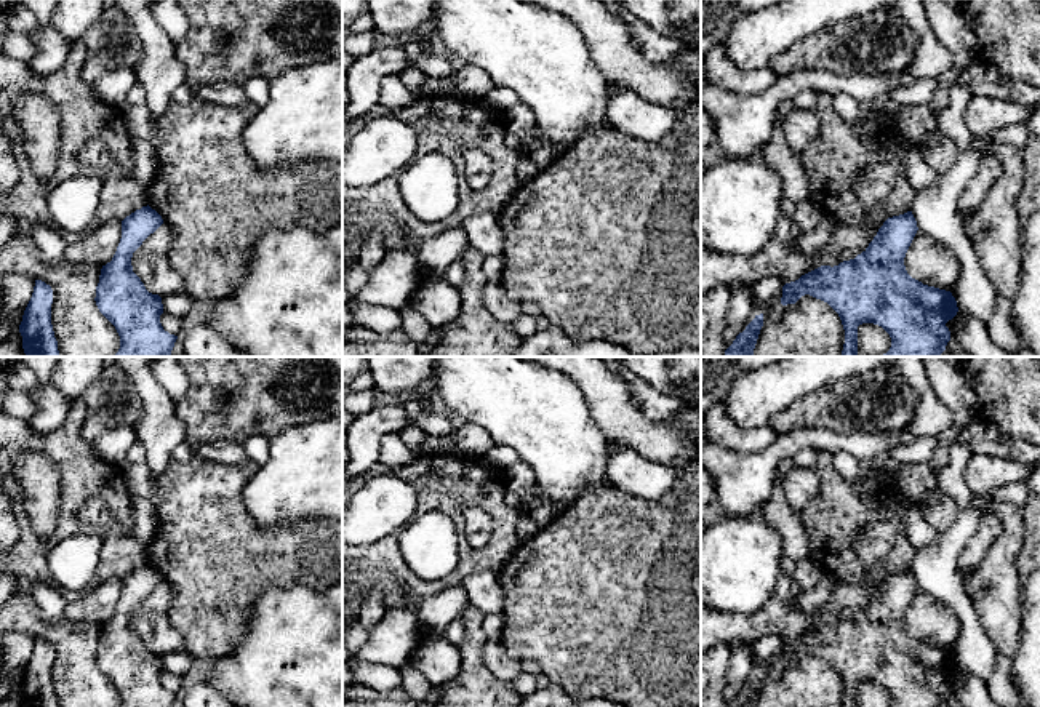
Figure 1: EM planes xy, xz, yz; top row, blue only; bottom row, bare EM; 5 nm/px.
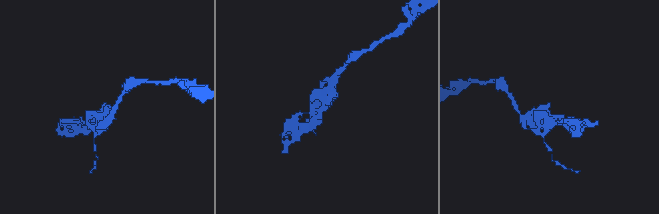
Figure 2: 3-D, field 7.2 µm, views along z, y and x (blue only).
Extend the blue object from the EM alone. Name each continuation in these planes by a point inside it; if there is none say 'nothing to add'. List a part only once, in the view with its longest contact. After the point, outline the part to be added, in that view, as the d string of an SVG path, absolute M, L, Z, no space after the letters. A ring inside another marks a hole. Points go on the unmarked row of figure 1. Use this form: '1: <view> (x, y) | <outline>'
nothing to add

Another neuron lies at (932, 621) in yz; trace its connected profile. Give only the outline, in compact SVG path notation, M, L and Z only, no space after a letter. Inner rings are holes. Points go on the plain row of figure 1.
M917 589L904 616L907 632L923 643L954 649L960 637L960 619L944 601Z

